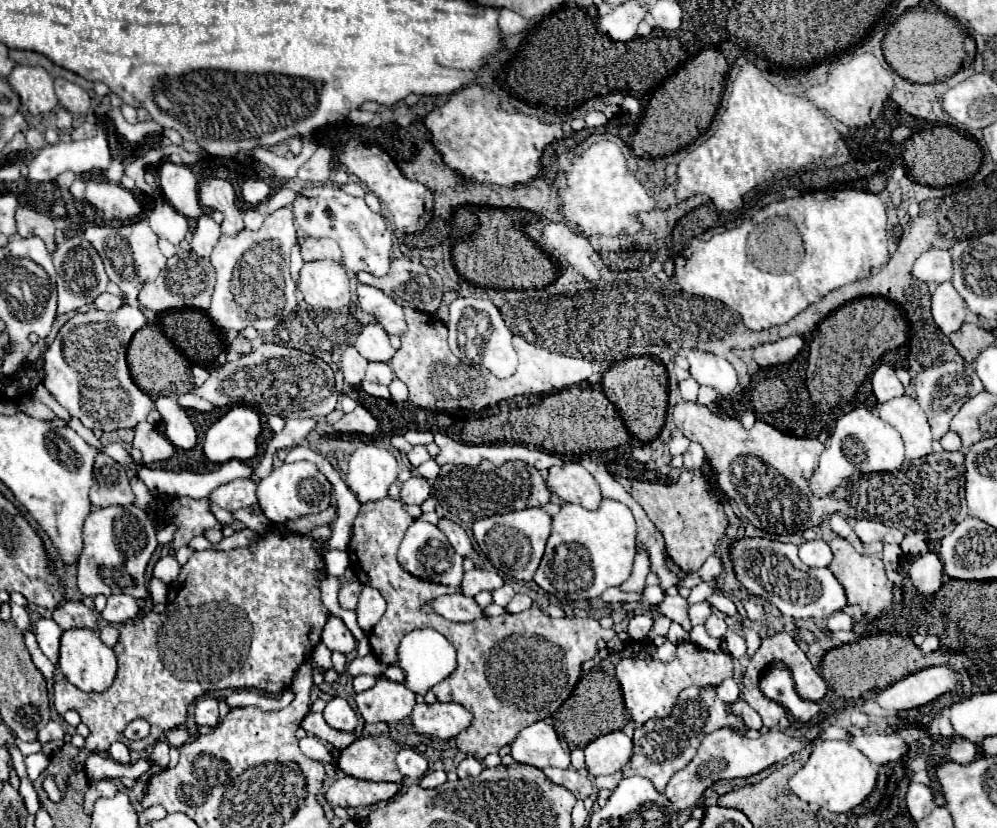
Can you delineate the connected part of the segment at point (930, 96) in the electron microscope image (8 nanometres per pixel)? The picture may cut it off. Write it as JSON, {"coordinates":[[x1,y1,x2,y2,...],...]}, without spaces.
{"coordinates":[[969,68,959,70,953,78,945,82,935,82,935,84,911,84,899,76,893,76,893,82,895,82,893,94,897,104,911,116,923,118,929,122,951,124,951,116,941,108,941,98,943,98,943,92,947,92,957,82,963,82,965,78,969,78]]}

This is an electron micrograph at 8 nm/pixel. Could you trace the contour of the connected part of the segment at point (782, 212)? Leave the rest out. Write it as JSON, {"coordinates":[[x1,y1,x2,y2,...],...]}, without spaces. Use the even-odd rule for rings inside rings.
{"coordinates":[[863,190,815,192,771,202,755,212,755,220,747,218,737,228,716,232,711,240,693,238,675,260,675,282,689,294,723,302,741,314,741,322,749,330,759,332,789,322,805,306,819,302,831,290,867,278,887,258,887,214,877,194]]}

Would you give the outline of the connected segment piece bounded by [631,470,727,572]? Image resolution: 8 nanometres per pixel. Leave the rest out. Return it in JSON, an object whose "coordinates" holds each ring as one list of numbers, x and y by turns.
{"coordinates":[[683,470,679,482,675,484,651,484,633,480,631,496,641,504,647,516,661,530,669,558,683,572,697,572,703,562,713,554,715,542,727,528,725,510,719,500,711,496,711,492,707,494,707,482,703,476]]}

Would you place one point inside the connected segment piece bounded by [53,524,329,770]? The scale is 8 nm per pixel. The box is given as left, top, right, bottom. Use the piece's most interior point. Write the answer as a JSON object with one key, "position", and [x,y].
{"position":[260,607]}

